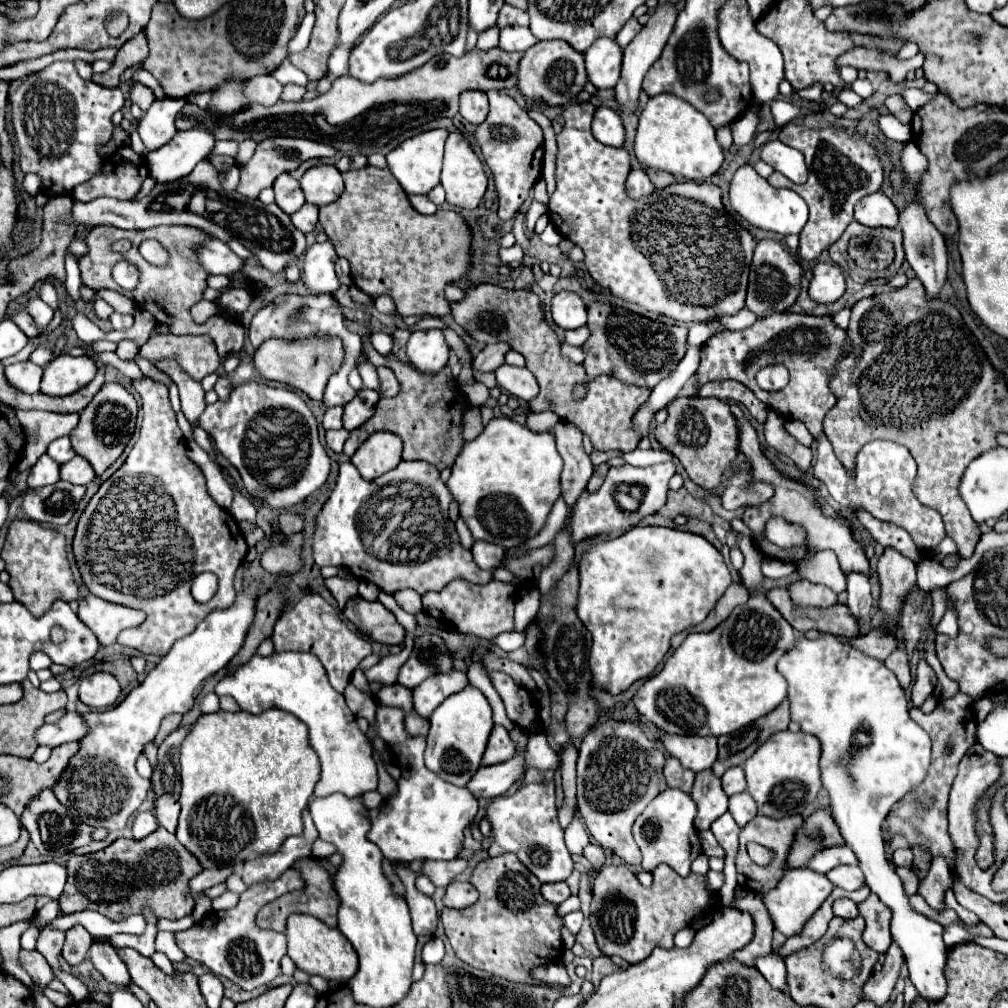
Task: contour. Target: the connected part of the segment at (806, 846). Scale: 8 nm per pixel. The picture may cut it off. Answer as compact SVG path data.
M829 808L815 810L795 834L795 840L787 854L785 868L807 866L809 858L817 854L817 850L831 848L831 846L843 846L843 844L845 840L841 840L841 832Z

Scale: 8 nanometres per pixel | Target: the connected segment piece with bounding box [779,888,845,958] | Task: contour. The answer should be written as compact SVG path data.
M835 888L833 894L823 902L823 906L821 906L821 908L819 908L819 910L807 920L805 928L803 928L797 936L787 938L787 942L785 942L783 948L779 950L779 956L785 958L789 952L795 952L795 950L807 948L809 944L817 942L817 940L827 932L827 924L829 924L829 920L833 918L833 910L831 910L833 902L835 902L837 898L841 898L841 896L845 896L845 892L843 892L841 888Z

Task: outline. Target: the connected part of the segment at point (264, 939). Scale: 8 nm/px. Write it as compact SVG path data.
M295 864L289 872L285 872L285 876L273 880L273 884L253 884L253 888L247 888L235 908L229 908L225 912L209 912L189 930L175 932L177 946L187 958L205 964L213 974L231 980L241 990L253 990L257 986L263 986L281 972L279 962L287 954L287 938L279 932L261 930L255 924L255 916L265 904L277 900L291 890L301 888L305 888L305 880L301 878L301 870Z

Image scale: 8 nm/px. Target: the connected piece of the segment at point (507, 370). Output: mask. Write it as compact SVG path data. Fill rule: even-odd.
M501 364L497 368L497 382L501 388L505 388L509 394L521 398L521 400L533 400L539 392L537 388L537 380L535 376L527 370L527 368L519 368L519 366L509 366L509 364Z

